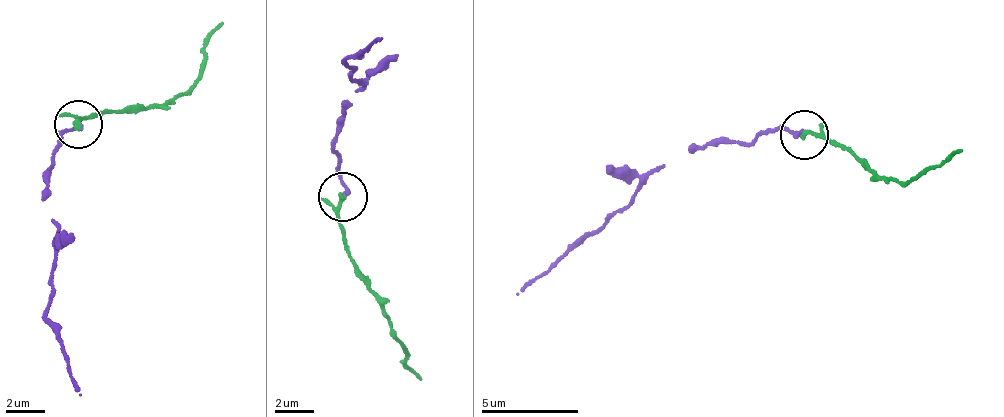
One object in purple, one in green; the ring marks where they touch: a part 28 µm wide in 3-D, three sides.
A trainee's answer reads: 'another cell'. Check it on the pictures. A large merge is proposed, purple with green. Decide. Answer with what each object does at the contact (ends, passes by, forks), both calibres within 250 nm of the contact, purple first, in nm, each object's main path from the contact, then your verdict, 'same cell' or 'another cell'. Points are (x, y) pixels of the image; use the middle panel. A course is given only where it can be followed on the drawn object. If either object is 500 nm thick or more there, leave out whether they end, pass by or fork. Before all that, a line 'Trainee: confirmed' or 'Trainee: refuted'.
Trainee: refuted
purple ends | green passes by | 200/180 nm | purple via (343, 196), (335, 145), (335, 118), (363, 86), (345, 61), (383, 39) | green via (343, 196), (343, 241), (379, 305), (390, 336), (403, 343), (419, 379) | same cell

